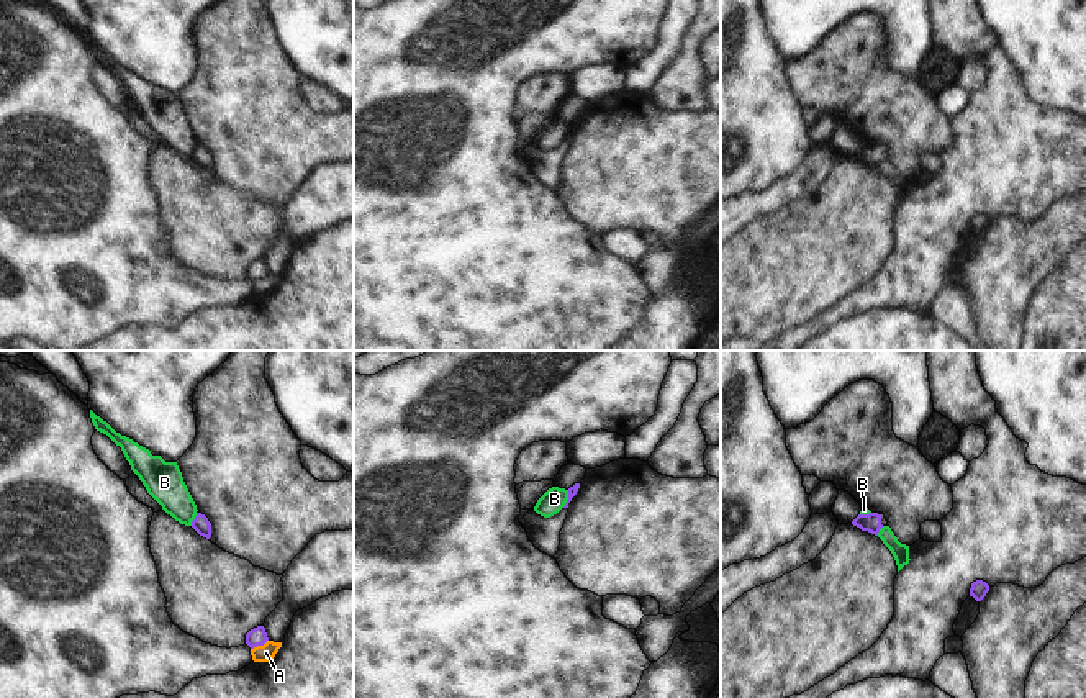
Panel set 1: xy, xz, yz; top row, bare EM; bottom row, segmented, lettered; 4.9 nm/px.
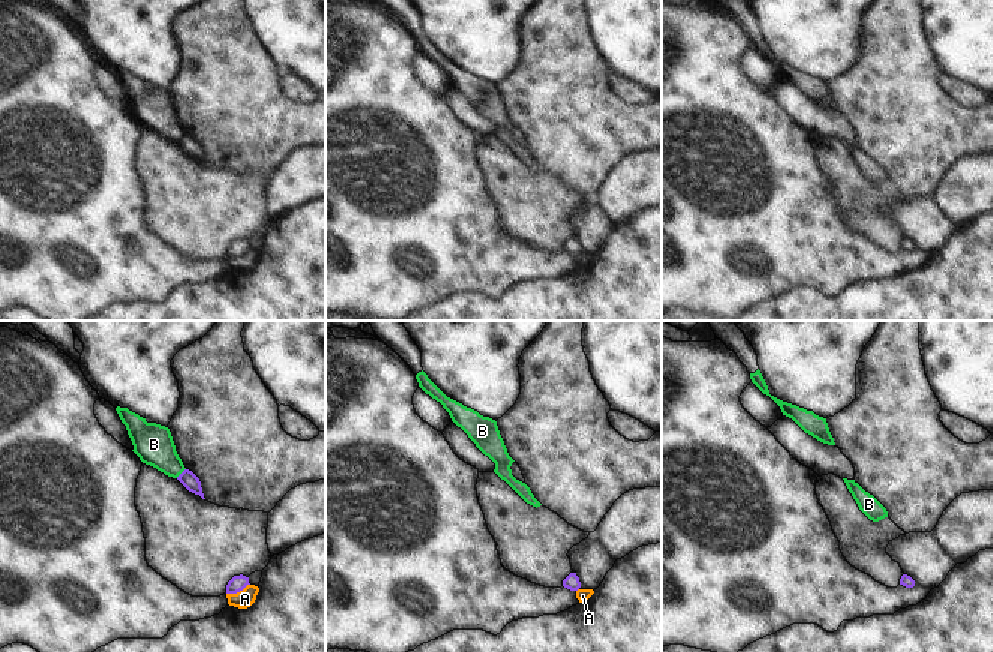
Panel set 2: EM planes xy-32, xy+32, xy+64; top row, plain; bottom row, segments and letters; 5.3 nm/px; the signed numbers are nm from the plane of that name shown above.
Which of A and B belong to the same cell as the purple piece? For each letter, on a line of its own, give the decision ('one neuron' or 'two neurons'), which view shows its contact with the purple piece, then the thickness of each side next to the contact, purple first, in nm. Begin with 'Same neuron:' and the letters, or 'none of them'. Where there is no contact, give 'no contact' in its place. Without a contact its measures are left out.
Same neuron: none of them
A: two neurons; contact in xy; calibres 90 and 90 nm
B: two neurons; contact in xy; calibres 80 and 190 nm

